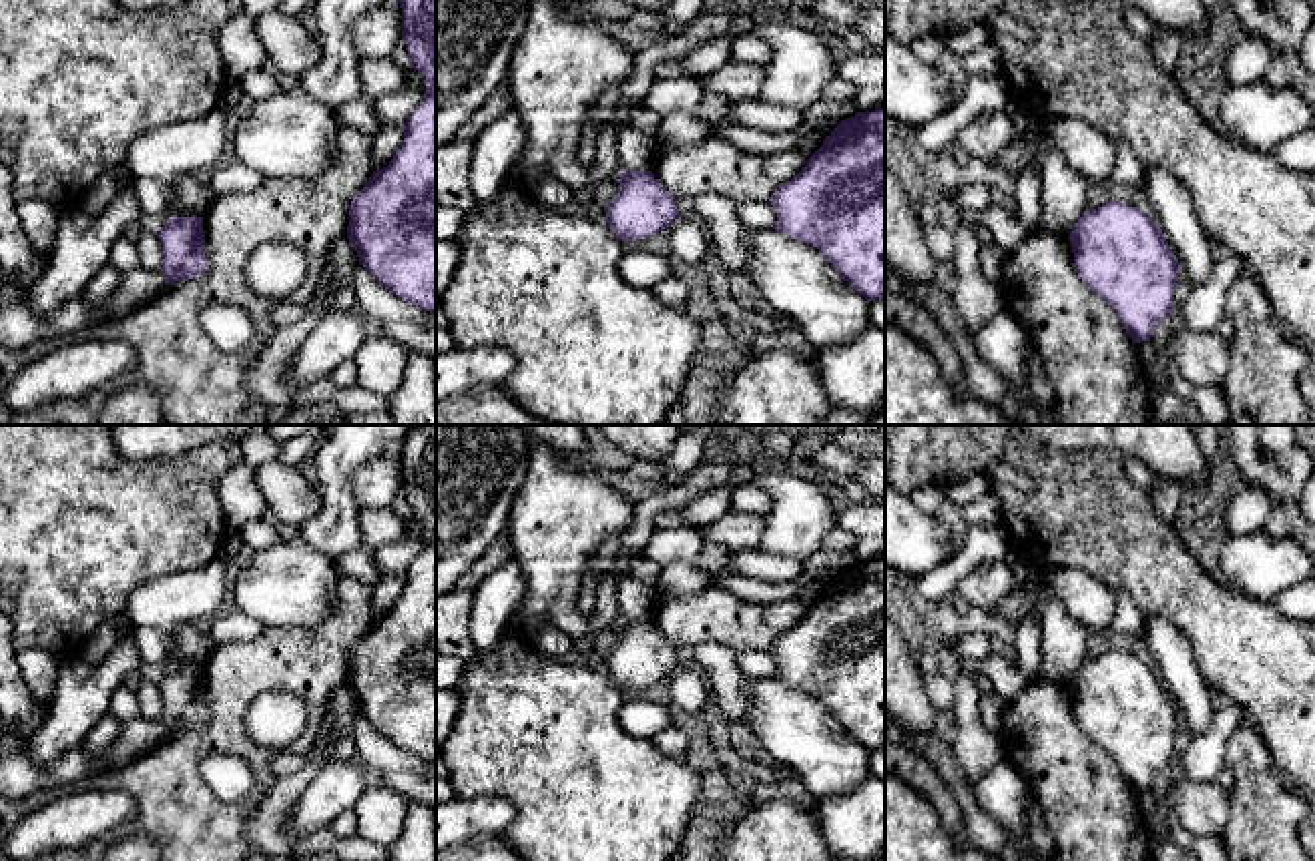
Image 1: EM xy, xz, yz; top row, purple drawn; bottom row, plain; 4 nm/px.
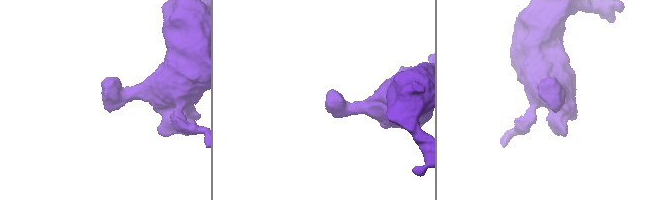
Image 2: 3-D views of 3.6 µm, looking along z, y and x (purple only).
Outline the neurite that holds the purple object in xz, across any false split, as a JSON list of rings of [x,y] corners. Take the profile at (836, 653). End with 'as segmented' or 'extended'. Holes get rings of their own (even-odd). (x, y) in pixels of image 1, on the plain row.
[[[885,556],[841,570],[769,652],[777,660],[771,678],[819,698],[865,749],[885,749]]] | as segmented

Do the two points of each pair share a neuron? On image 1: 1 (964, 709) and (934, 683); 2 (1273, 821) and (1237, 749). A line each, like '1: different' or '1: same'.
1: different
2: same

